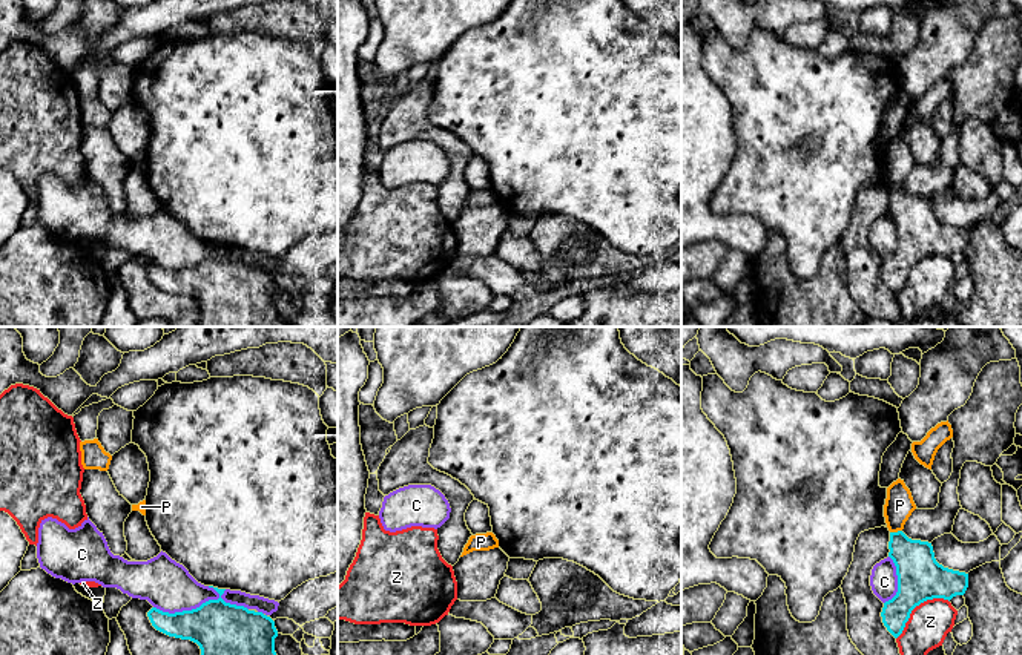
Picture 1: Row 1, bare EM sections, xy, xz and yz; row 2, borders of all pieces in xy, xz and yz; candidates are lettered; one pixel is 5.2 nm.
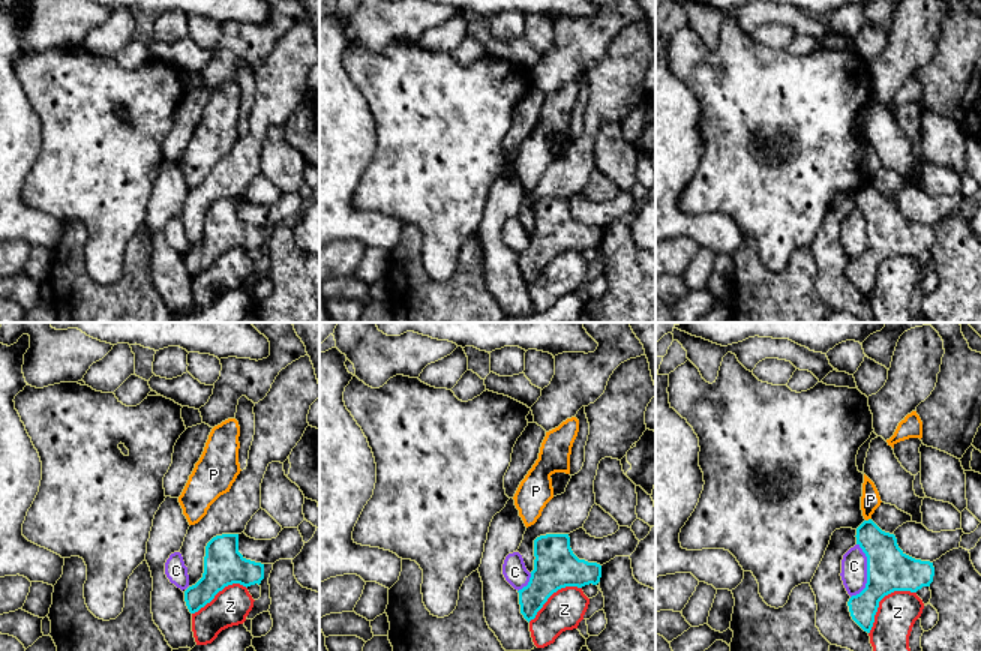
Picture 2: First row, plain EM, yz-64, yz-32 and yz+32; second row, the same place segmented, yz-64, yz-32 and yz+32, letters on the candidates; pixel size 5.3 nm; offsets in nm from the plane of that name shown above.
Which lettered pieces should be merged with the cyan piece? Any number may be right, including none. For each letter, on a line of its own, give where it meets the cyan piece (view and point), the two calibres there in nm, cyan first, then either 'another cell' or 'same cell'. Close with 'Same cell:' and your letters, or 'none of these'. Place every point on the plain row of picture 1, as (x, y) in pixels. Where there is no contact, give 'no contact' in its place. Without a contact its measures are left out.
C: meets cyan in xy at (201, 261); 360 nm thick on the cyan side, 260 nm on the other; another cell
P: meets cyan in yz at (895, 189); 220 nm thick on the cyan side, 150 nm on the other; another cell
Z: meets cyan in yz at (916, 261); 240 nm thick on the cyan side, 220 nm on the other; another cell
Same cell: none of these

